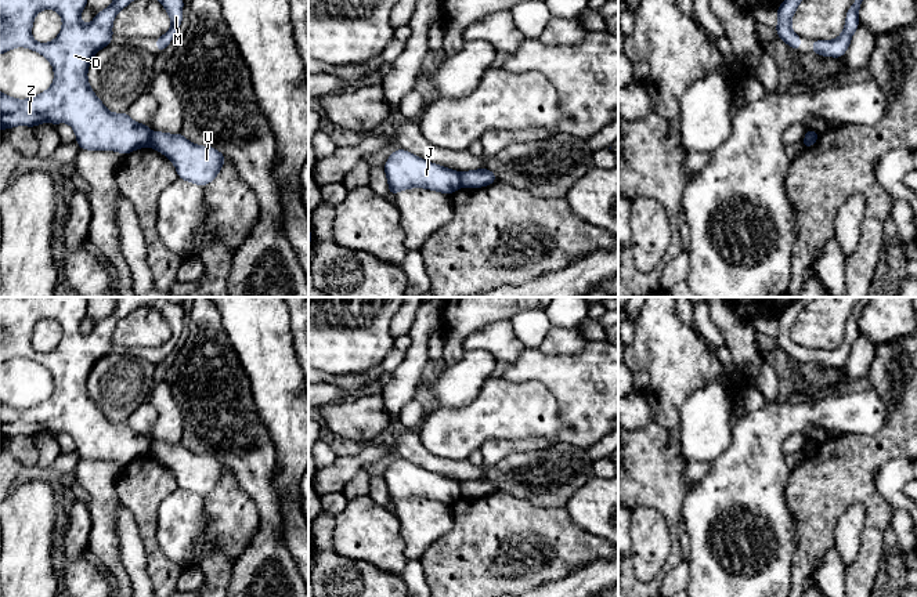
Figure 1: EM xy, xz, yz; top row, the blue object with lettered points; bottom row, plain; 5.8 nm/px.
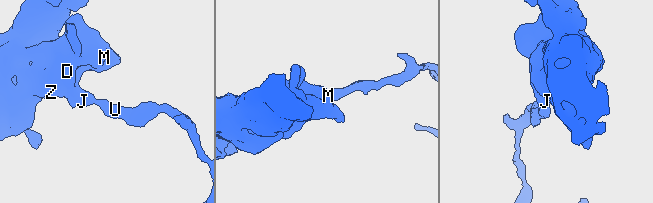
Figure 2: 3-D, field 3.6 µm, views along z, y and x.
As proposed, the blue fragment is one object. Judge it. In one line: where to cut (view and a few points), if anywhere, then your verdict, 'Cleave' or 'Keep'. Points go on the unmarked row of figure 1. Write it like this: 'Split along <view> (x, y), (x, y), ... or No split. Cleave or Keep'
Split along xy (152, 442), (148, 455). Cleave

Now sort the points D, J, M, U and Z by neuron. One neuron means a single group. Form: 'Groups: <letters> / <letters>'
Groups: D J M Z / U

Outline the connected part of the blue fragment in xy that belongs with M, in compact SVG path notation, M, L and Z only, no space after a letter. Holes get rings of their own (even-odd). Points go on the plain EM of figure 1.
M0 297L0 365L15 357L26 357L40 362L54 379L53 394L28 409L17 409L0 401L0 439L17 435L36 437L40 433L68 433L76 444L76 452L86 460L115 460L127 464L136 459L149 456L151 438L136 433L127 421L112 423L94 404L89 394L87 380L94 365L112 352L112 333L116 323L133 310L144 305L160 311L172 329L170 339L156 347L156 361L162 362L170 354L183 332L184 310L181 304L165 297L115 297L116 304L109 316L95 323L91 333L84 334L80 323L87 315L87 297ZM41 319L55 319L62 328L59 344L50 352L37 352L32 347L35 326Z

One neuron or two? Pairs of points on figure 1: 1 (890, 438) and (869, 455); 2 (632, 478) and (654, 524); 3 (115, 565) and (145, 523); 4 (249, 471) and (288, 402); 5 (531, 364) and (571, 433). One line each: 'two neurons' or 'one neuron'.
1: one neuron
2: two neurons
3: two neurons
4: two neurons
5: one neuron

